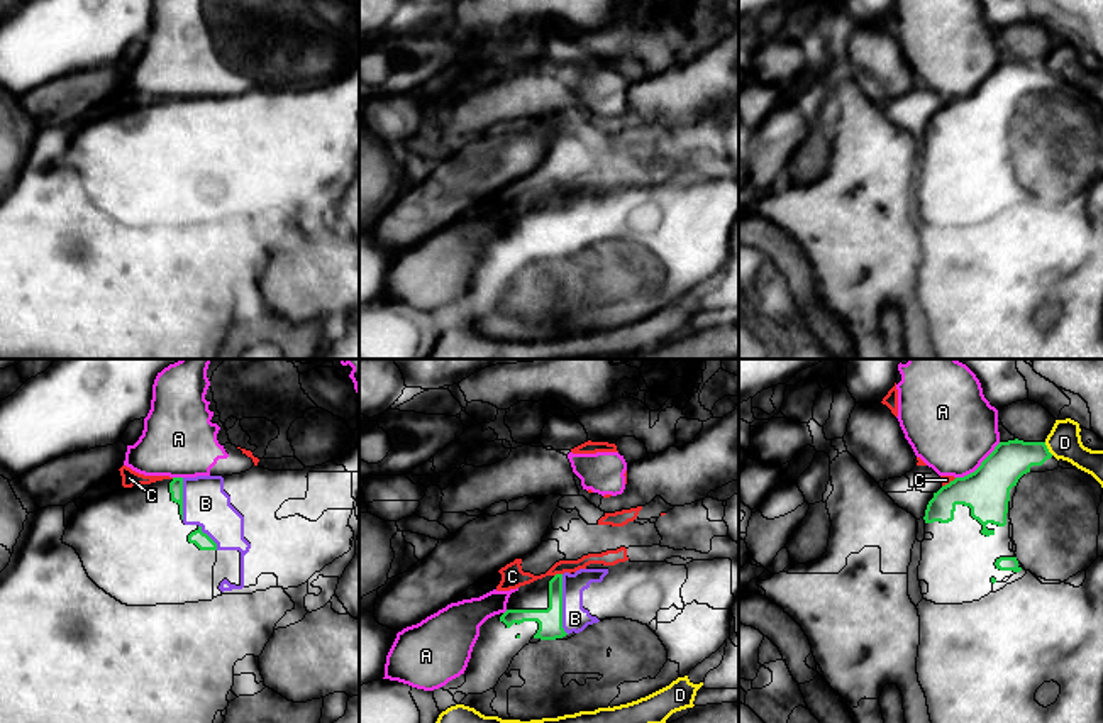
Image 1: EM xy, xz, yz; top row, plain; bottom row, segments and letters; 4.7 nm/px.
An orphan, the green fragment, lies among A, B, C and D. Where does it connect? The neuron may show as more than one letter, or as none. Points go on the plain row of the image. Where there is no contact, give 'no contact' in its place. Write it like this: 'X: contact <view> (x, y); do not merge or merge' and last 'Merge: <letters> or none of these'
A: contact yz (980, 87); do not merge
B: contact xz (561, 226); merge
C: contact xz (558, 195); do not merge
D: contact yz (1047, 70); do not merge
Merge: B

